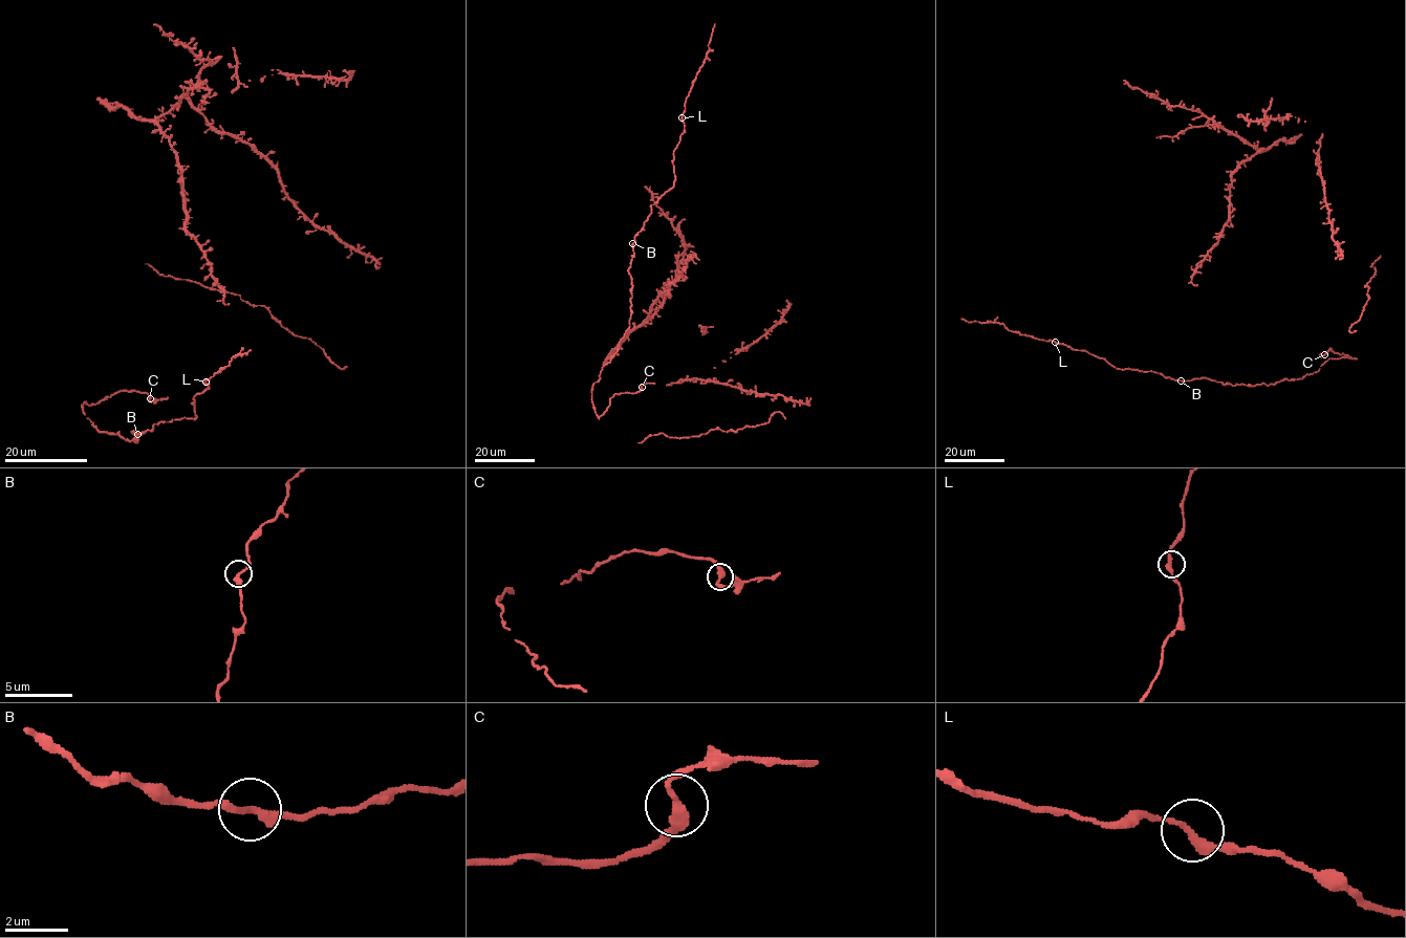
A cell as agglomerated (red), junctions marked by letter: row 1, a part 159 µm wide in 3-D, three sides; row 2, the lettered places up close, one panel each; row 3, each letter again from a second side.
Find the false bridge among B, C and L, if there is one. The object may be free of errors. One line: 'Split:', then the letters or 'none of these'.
Split: none of these

